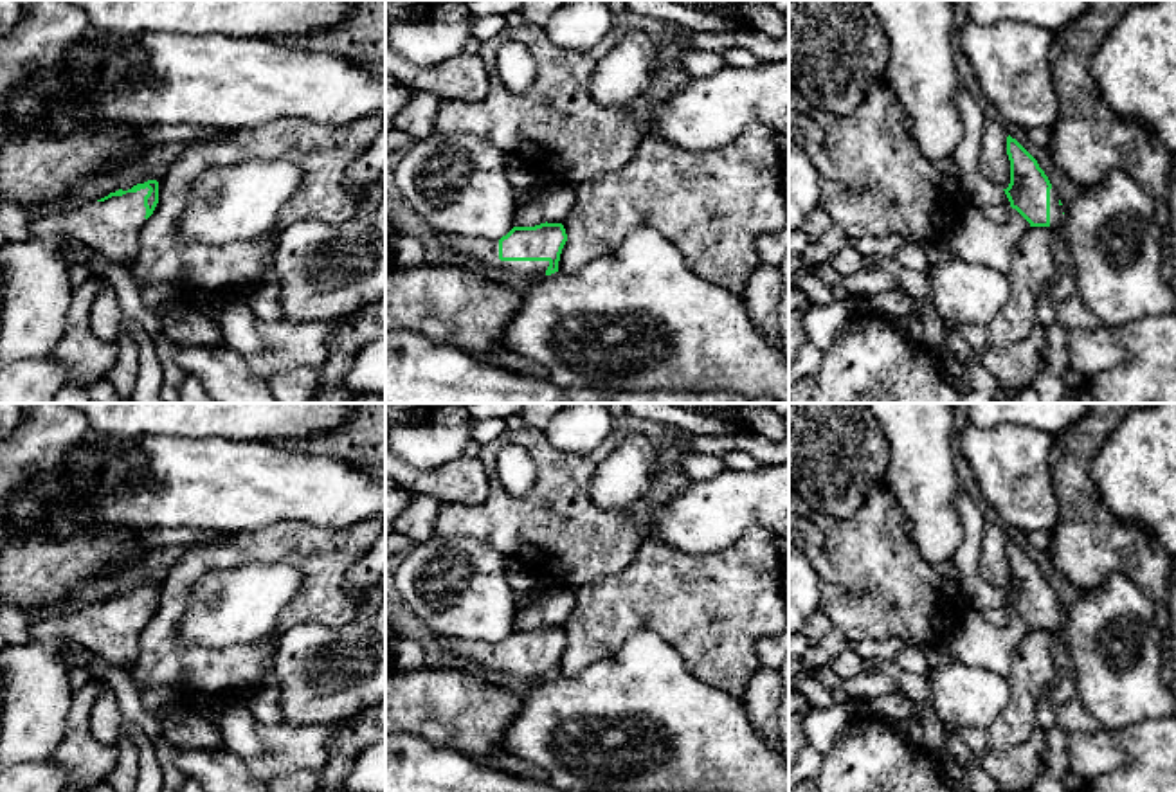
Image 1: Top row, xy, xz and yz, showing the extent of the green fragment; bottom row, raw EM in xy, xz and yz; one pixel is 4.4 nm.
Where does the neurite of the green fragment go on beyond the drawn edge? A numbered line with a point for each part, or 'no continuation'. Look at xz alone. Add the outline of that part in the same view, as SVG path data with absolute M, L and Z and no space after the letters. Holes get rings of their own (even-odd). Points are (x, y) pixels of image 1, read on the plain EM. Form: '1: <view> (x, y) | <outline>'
1: xz (487, 654) | M445 639L443 650L517 679L546 679L549 664L501 664L499 644L463 639Z

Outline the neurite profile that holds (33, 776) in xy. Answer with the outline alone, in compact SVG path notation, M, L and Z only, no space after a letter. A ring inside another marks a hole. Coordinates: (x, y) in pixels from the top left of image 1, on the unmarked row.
M25 761L0 774L0 792L61 792L68 772L56 761Z

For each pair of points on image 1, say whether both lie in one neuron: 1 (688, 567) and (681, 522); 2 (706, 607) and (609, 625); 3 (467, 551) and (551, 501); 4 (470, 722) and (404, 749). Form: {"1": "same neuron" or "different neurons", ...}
{"1": "different neurons", "2": "same neuron", "3": "different neurons", "4": "different neurons"}

